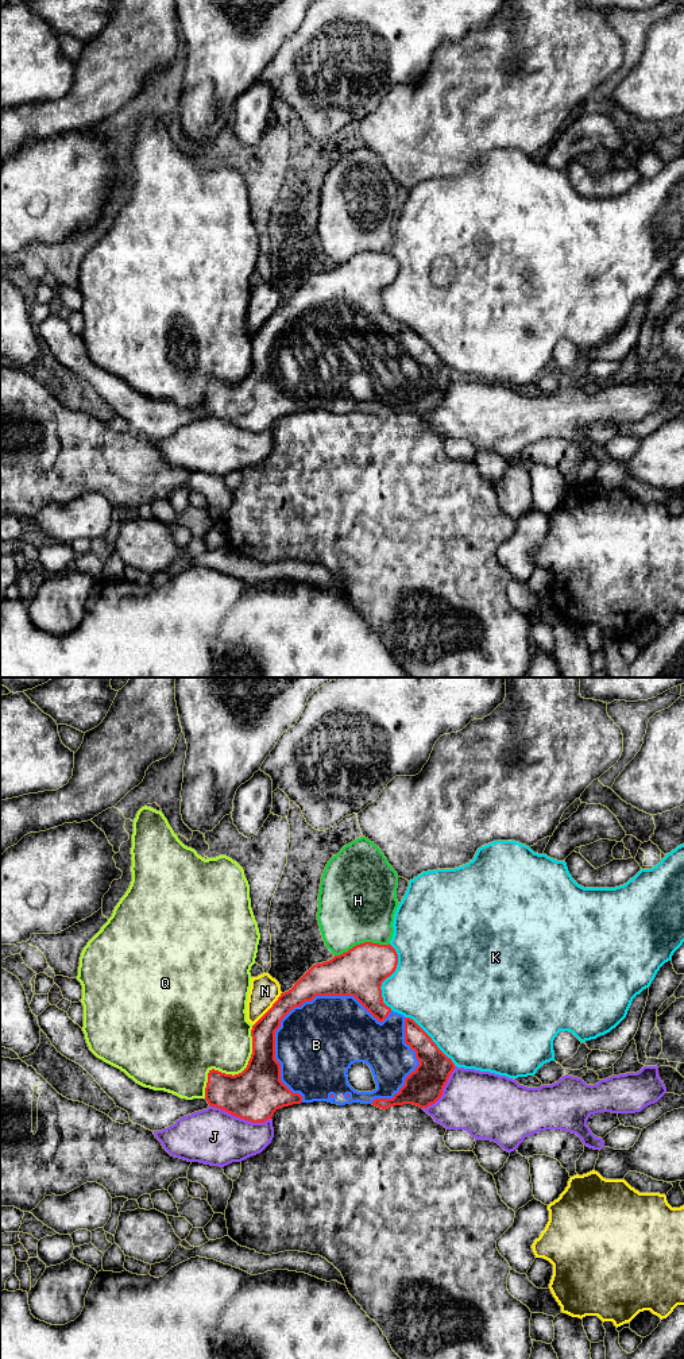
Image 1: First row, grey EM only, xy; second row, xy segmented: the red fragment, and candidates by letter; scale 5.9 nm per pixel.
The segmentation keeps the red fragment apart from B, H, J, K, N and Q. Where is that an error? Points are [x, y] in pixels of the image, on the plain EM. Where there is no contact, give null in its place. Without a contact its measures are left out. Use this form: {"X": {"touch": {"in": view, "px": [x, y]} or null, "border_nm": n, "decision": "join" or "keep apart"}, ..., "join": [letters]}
{"B": {"touch": {"in": "xy", "px": [306, 309]}, "border_nm": 800, "decision": "join"}, "H": {"touch": {"in": "xy", "px": [362, 253]}, "border_nm": 340, "decision": "keep apart"}, "J": {"touch": {"in": "xy", "px": [240, 427]}, "border_nm": 380, "decision": "keep apart"}, "K": {"touch": {"in": "xy", "px": [387, 285]}, "border_nm": 400, "decision": "keep apart"}, "N": {"touch": {"in": "xy", "px": [270, 317]}, "border_nm": 260, "decision": "keep apart"}, "Q": {"touch": {"in": "xy", "px": [235, 383]}, "border_nm": 550, "decision": "keep apart"}, "join": ["B"]}

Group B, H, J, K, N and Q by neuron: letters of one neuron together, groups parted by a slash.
B / H / J / K / N / Q

